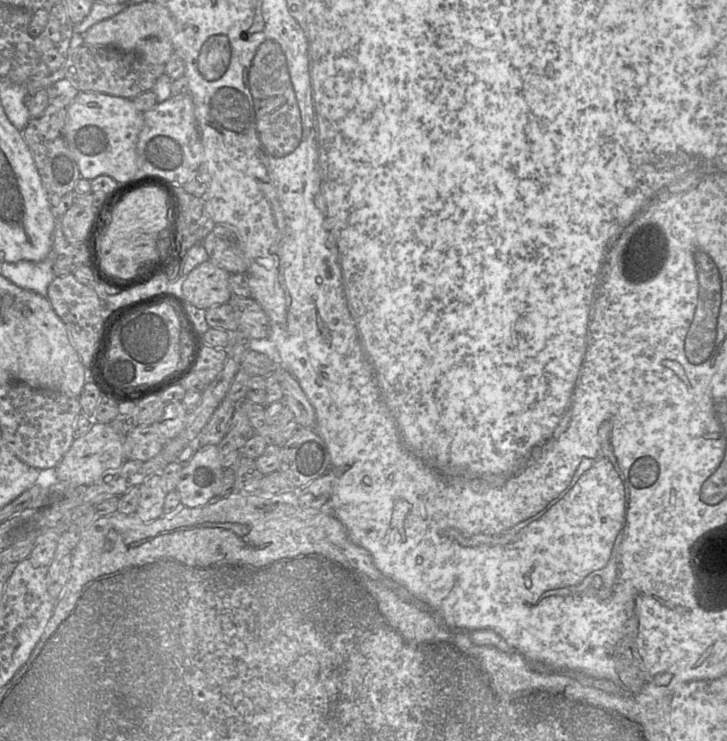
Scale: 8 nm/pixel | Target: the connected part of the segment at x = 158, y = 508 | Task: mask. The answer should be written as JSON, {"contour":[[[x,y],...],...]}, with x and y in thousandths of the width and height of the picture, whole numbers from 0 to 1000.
{"contour":[[[221,640],[208,641],[191,656],[193,672],[186,694],[205,706],[224,696],[224,680],[230,665],[221,657]]]}

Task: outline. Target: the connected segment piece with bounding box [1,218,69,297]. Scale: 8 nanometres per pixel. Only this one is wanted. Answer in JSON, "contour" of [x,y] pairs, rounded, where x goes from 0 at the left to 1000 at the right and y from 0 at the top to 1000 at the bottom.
{"contour":[[[77,294],[72,336],[66,345],[55,354],[4,354],[1,371],[28,389],[63,401],[66,386],[76,375],[73,356],[94,329],[85,312],[84,294]]]}

